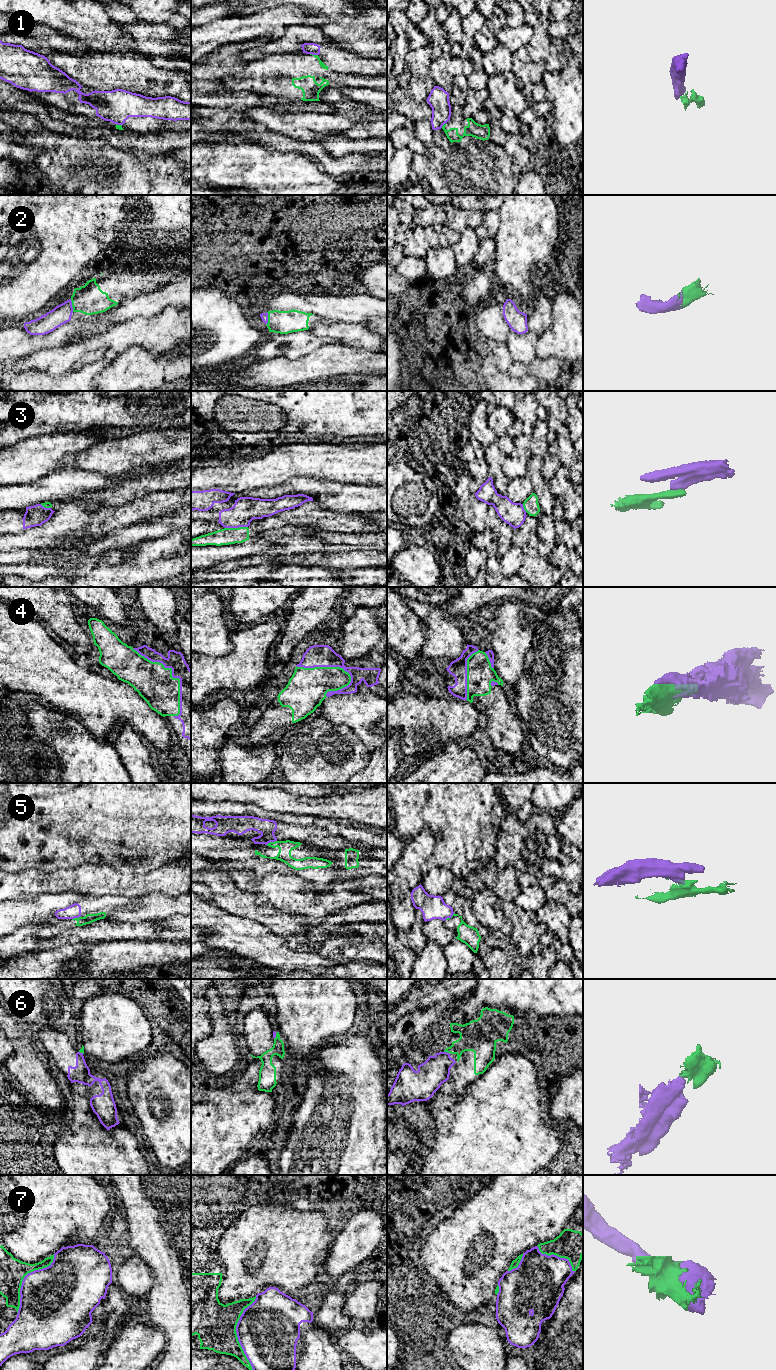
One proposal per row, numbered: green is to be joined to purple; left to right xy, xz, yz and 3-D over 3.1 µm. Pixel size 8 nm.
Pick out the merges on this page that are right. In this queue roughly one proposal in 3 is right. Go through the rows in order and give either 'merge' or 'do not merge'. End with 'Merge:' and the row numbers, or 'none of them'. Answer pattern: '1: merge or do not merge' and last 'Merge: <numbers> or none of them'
1: do not merge
2: merge
3: do not merge
4: merge
5: do not merge
6: merge
7: do not merge
Merge: 2, 4, 6

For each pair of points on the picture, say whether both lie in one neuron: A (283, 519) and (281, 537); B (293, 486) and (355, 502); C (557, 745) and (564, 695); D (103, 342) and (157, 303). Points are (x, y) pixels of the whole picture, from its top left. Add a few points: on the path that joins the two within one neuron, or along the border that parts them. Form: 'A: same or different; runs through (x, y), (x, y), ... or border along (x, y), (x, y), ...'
A: different; border along (294, 526), (283, 526), (277, 530)
B: same; runs through (308, 486), (317, 488), (331, 497), (340, 497)
C: same; runs through (561, 733), (561, 707)
D: different; border along (161, 311), (149, 317), (133, 317), (118, 323)

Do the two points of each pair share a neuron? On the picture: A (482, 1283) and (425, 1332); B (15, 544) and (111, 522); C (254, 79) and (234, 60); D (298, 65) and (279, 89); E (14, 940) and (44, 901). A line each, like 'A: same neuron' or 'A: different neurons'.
A: same neuron
B: same neuron
C: different neurons
D: same neuron
E: different neurons

